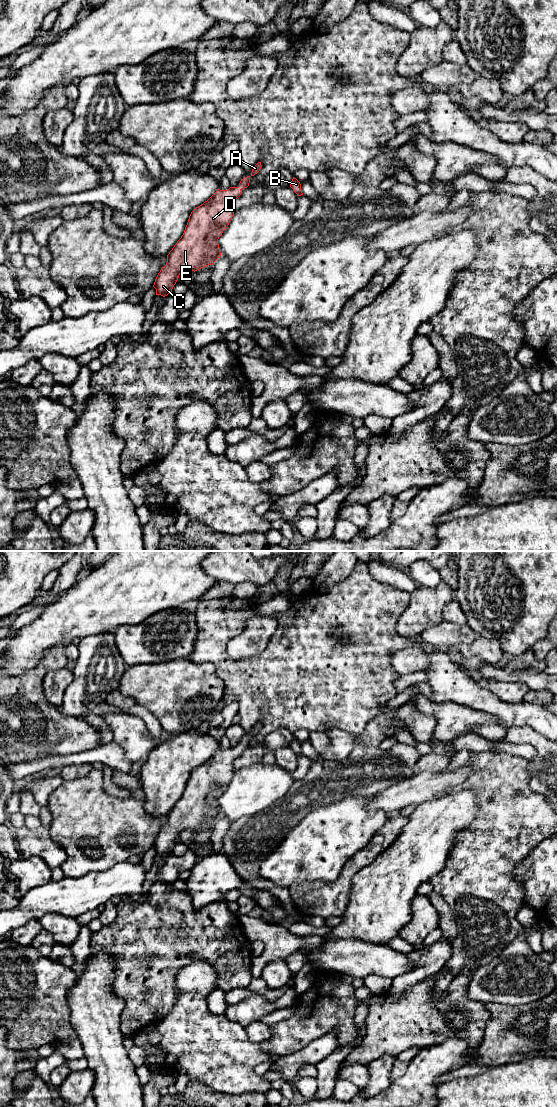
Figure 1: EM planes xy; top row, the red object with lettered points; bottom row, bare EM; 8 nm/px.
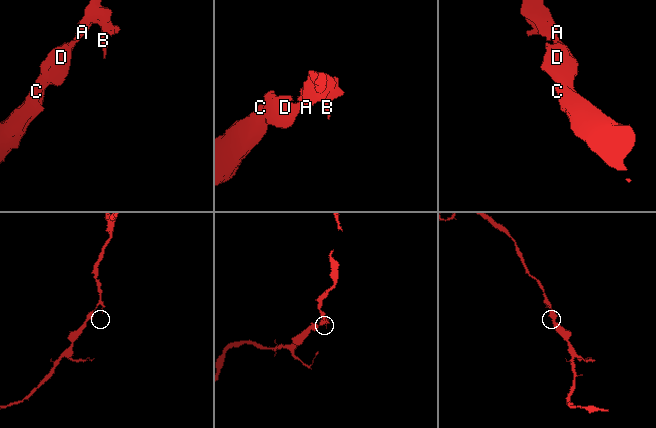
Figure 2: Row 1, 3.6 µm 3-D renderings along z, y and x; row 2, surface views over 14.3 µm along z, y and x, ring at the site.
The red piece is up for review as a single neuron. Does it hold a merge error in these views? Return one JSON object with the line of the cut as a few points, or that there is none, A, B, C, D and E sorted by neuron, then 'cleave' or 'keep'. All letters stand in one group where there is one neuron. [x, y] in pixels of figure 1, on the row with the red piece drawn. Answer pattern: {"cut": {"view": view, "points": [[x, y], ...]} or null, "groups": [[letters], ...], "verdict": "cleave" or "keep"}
{"cut": null, "groups": [["A", "B", "C", "D", "E"]], "verdict": "keep"}

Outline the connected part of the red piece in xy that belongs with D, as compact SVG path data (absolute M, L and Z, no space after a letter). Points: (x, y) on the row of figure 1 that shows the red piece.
M258 162L252 168L251 175L241 179L238 187L230 187L224 191L218 189L207 201L191 212L183 235L167 255L167 263L161 268L155 279L153 287L156 289L156 295L165 297L172 293L182 271L192 270L195 272L212 265L221 256L218 239L232 220L234 201L241 195L241 190L249 186L250 177L257 174L261 167L261 162Z

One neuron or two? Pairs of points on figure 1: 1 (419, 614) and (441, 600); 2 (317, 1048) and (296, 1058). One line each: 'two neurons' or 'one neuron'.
1: one neuron
2: one neuron

